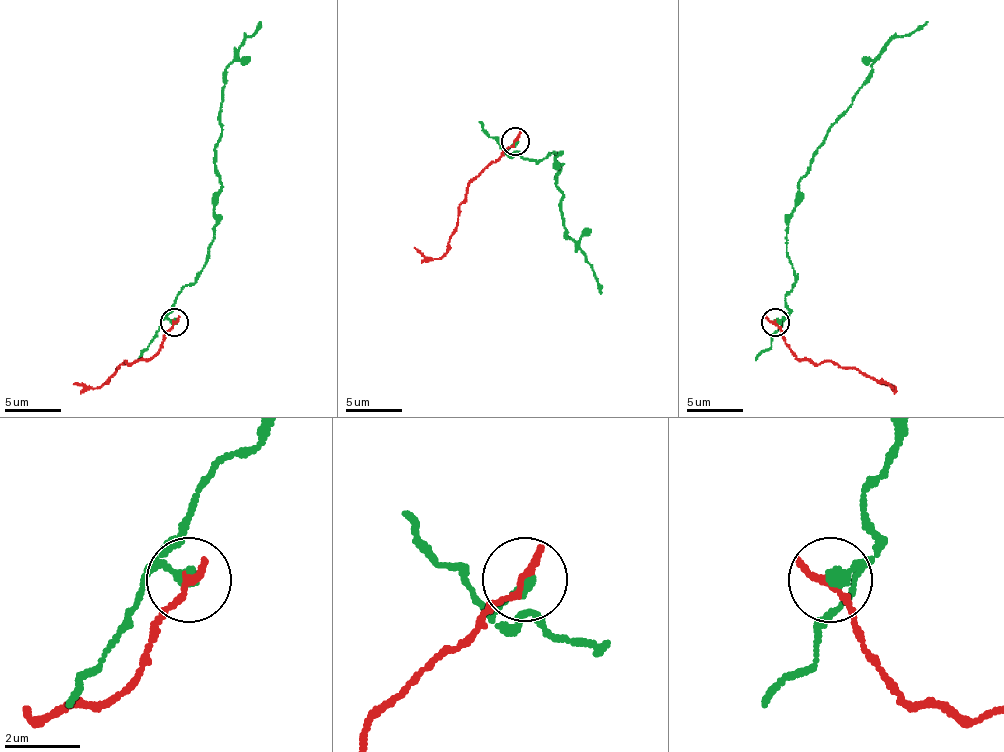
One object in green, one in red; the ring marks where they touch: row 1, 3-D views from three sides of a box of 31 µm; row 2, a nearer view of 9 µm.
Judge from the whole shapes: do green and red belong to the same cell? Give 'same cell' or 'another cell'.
another cell

